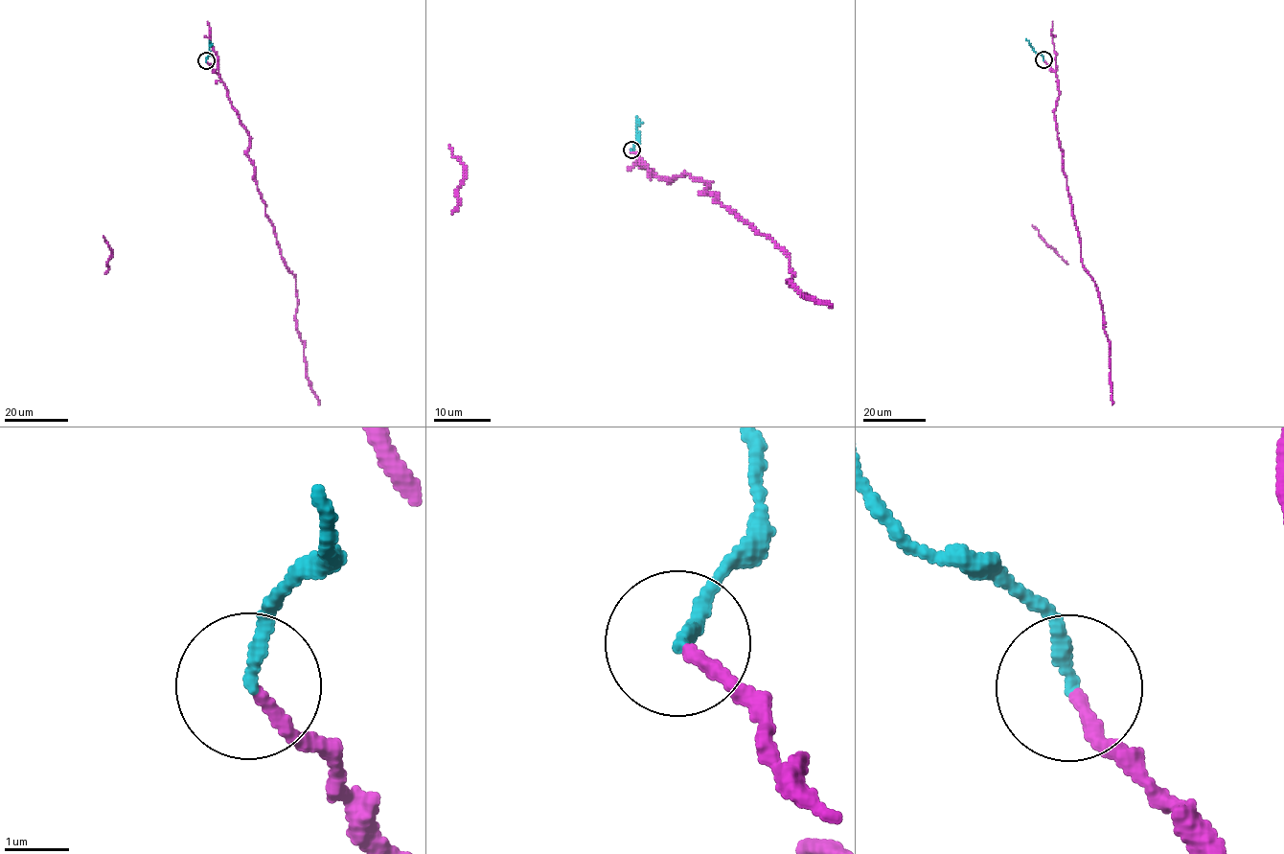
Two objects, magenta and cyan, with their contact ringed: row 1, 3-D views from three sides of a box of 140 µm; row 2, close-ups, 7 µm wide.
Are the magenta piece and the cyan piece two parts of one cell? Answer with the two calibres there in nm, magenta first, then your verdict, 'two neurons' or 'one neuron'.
190 nm thick on the magenta side, 190 nm on the other; one neuron

